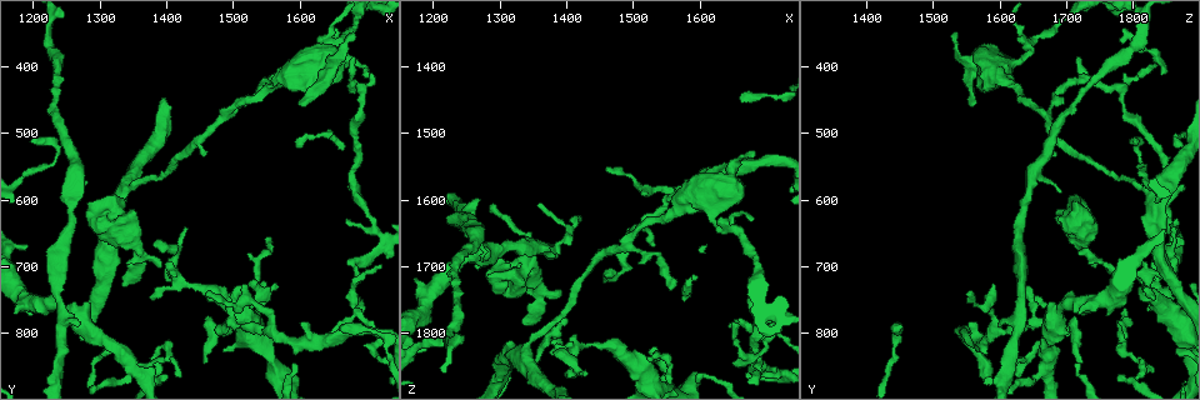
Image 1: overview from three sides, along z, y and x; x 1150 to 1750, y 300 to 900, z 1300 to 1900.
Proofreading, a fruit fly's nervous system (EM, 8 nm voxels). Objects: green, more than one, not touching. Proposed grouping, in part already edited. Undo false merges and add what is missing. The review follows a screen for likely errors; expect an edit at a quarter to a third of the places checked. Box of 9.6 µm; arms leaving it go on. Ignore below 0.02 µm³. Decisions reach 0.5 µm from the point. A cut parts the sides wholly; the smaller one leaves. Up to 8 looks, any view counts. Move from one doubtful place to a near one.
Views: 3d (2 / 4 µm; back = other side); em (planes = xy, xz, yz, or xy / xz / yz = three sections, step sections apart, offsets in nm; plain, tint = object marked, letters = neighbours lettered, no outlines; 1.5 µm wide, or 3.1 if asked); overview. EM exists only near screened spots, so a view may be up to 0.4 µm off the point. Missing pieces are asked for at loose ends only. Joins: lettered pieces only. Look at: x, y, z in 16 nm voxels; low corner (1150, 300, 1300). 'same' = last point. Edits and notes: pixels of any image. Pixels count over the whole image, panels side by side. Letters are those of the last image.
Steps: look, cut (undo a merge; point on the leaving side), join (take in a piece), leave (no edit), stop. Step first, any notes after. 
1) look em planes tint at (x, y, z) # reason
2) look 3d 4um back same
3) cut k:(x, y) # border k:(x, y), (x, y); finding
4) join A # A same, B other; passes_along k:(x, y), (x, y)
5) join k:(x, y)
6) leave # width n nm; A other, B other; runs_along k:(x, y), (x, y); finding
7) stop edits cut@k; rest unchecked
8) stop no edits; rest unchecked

look em planes letters at (1335, 585, 1825) # a fork

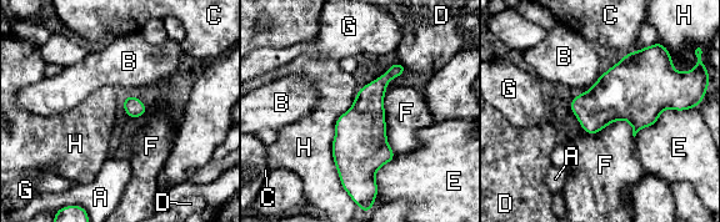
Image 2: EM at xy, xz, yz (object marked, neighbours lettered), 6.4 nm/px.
leave # A other, B other, C other, D other, E other, F other, G other, H other; border 2:(358, 90), (331, 146), (350, 196); one neuron here

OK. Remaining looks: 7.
look em planes tint at (1720, 675, 1865) # abrupt turn

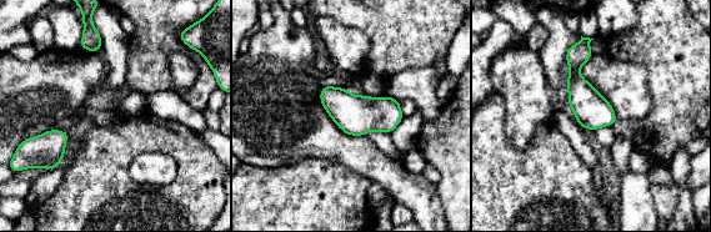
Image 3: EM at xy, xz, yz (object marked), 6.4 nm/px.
look em planes letters same

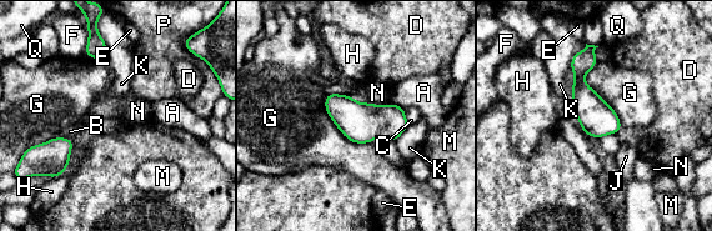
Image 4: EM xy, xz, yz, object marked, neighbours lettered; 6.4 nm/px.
leave # A other, B other, C other, D other, E other, F other, G other, H other, J other, K other, M other, N other, P other, Q other; border 4:(369, 101), (380, 105); all the same neuron

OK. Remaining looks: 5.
look 3d 4um back at (1460, 775, 1715) # an open end

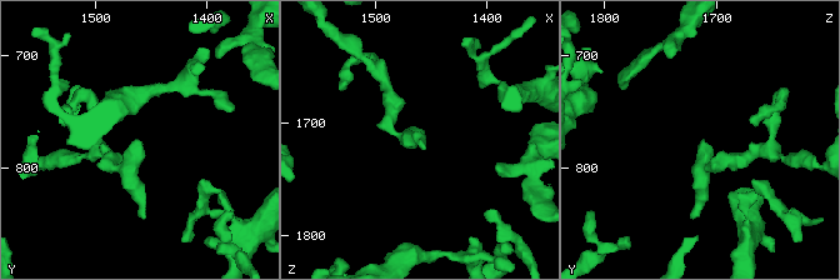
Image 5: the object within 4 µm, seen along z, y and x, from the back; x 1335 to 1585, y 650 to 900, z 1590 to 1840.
look em planes letters at (1462, 778, 1714)

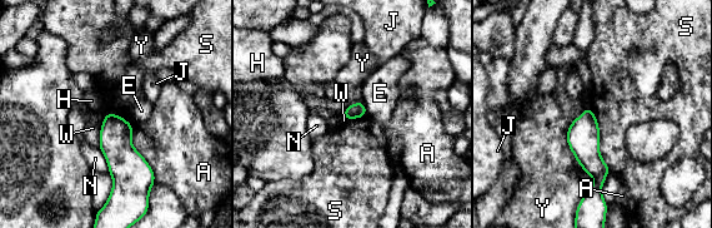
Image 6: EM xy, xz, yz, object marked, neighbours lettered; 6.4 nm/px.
leave # A other, E other, H other, J other, N other, S other, W other, Y other; none of them fits

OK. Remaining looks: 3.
stop no edits; rest unchecked

